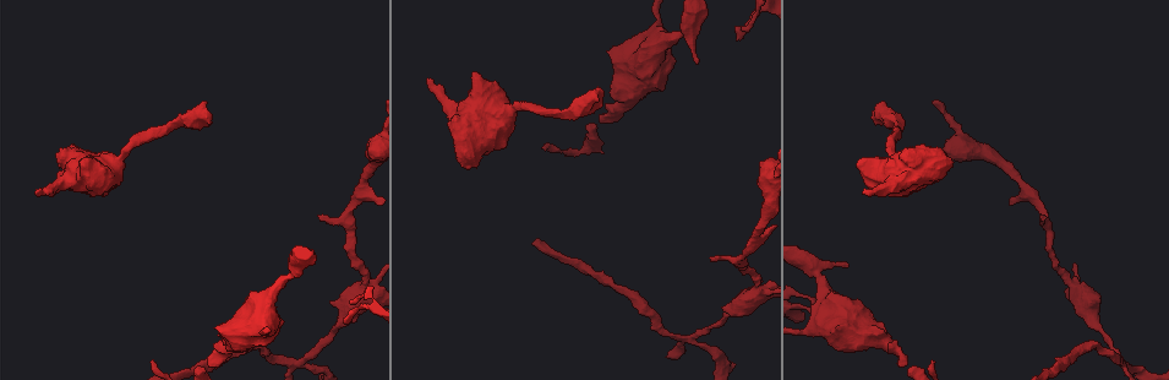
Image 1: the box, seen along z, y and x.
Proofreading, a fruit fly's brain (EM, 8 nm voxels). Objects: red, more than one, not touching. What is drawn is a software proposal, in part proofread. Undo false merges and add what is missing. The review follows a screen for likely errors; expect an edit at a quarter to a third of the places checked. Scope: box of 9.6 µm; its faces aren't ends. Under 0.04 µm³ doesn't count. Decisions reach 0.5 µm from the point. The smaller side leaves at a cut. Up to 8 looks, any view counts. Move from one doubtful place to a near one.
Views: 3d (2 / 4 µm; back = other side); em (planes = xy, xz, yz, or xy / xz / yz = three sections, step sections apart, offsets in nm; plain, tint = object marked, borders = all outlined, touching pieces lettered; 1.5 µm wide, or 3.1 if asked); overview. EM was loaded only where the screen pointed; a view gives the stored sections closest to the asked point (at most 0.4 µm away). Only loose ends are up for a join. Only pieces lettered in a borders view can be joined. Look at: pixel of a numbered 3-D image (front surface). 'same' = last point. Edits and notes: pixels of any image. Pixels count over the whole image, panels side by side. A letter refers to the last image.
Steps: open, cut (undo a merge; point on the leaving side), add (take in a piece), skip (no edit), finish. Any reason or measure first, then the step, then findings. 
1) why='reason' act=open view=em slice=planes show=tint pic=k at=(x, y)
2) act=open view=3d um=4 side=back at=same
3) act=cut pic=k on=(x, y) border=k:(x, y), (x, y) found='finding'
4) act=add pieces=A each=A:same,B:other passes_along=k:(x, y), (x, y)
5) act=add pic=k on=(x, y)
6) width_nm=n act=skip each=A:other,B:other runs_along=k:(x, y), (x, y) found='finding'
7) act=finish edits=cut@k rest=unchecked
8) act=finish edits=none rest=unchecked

why='four arms meet' act=open view=em slice=planes show=borders pic=1 at=(1122, 365)

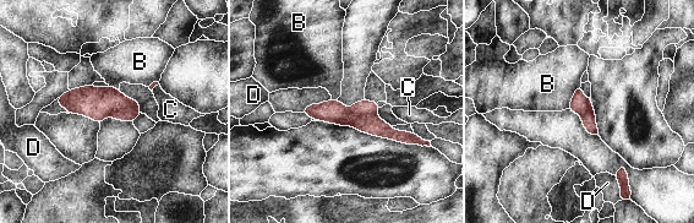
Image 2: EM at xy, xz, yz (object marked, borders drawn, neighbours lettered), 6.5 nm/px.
act=cut pic=2 on=(371, 124) each=B:other,C:other,D:other part_leaving=2:(307, 110), (349, 114), (415, 140) found='two neurons meet here'

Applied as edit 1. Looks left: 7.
why='redraw' act=open view=overview

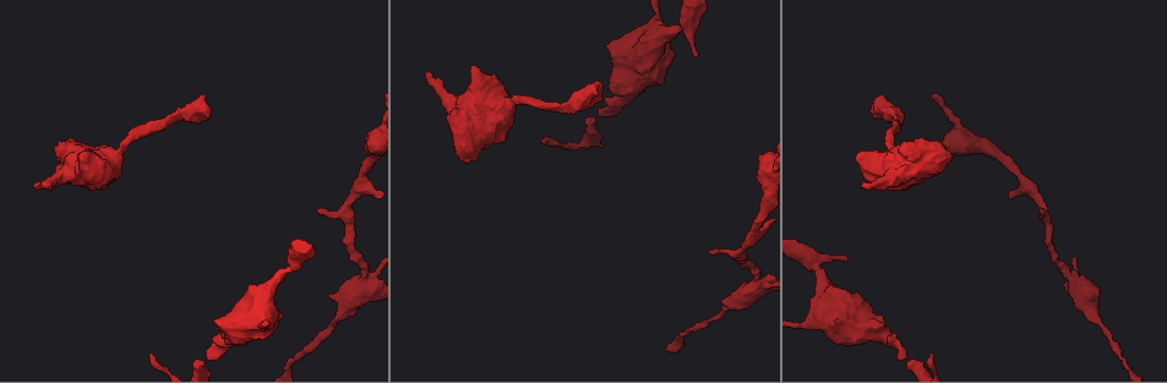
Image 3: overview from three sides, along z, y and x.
why='branch stops here' act=open view=em slice=planes show=plain pic=3 at=(318, 208)

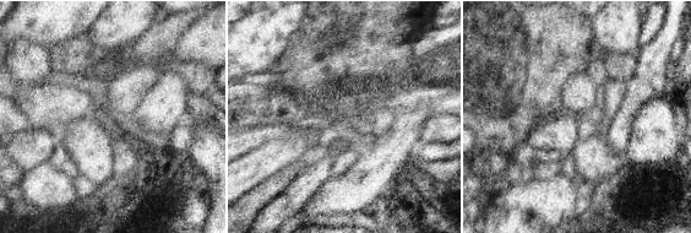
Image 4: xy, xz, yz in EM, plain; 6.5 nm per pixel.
why='with the object marked' act=open view=em slice=planes show=tint at=same

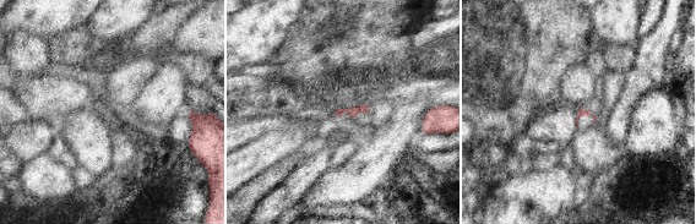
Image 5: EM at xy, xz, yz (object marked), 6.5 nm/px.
act=open view=em slice=planes show=borders at=same

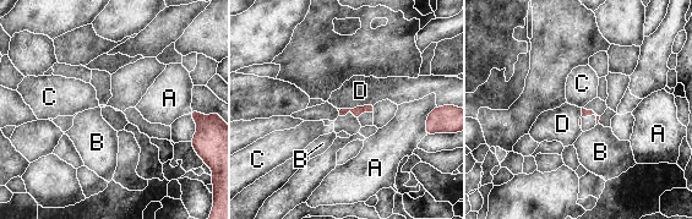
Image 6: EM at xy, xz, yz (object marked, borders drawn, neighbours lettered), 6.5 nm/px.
longest_contact=D:220nm act=skip each=A:other,B:other,C:other,D:other border=6:(374, 103), (341, 109) found='none of them fits'

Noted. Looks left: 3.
why='end of a long branch' act=open view=em slice=planes show=borders pic=3 at=(873, 117)

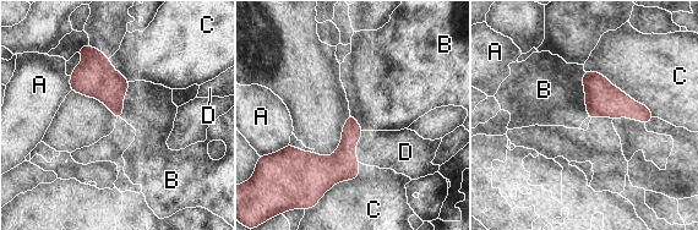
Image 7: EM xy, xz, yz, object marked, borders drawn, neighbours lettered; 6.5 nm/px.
act=add pieces=D each=A:other,B:other,C:other,D:same passes_along=7:(326, 171), (355, 147), (386, 149) found='it goes on there'

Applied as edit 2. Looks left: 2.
why='branch stops here' act=open view=em slice=planes show=borders pic=3 at=(210, 359)

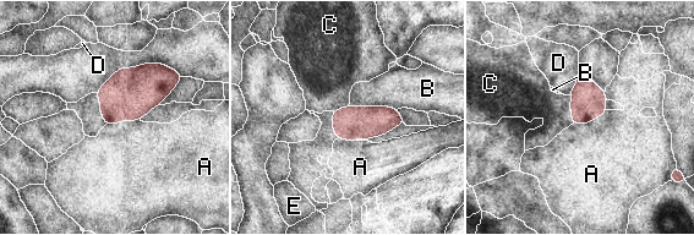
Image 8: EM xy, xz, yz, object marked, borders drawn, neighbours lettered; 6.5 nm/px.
longest_contact=B:320nm act=skip each=A:other,B:other,C:other,D:other,E:other border=8:(606, 110), (585, 124), (573, 124) found='none of them fits'

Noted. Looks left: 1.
act=finish edits=cut@2,add@7 rest=unchecked

